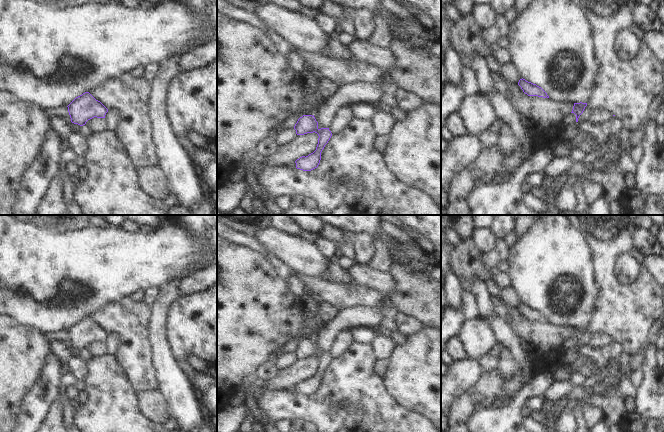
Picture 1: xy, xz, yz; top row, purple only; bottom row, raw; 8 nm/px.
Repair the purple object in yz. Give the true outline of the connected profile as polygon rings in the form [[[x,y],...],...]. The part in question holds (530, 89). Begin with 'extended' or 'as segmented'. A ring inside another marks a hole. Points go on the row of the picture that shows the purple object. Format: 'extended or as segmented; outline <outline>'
as segmented; outline [[[523,78],[519,80],[518,85],[521,87],[523,92],[528,96],[538,96],[543,98],[546,98],[546,97],[549,98],[547,93],[541,87],[531,82],[528,82]]]

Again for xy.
as segmented; outline [[[89,92],[76,97],[68,106],[71,122],[83,126],[94,117],[105,118],[108,109]]]

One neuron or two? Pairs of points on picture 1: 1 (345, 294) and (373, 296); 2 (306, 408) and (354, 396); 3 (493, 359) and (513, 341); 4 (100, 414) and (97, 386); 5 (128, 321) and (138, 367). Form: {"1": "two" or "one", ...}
{"1": "one", "2": "one", "3": "two", "4": "one", "5": "one"}

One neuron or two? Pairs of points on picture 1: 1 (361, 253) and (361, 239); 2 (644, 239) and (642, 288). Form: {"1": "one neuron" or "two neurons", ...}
{"1": "one neuron", "2": "two neurons"}

